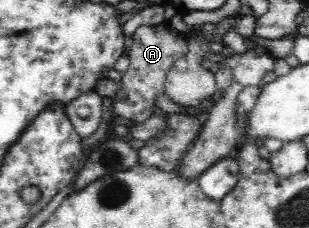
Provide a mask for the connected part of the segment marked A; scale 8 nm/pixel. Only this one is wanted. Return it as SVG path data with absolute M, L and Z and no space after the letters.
M168 21L157 25L141 25L133 36L129 50L129 66L121 74L119 89L113 97L113 110L118 116L143 123L153 114L154 102L158 94L164 92L167 72L173 64L188 50L187 36L174 29Z

